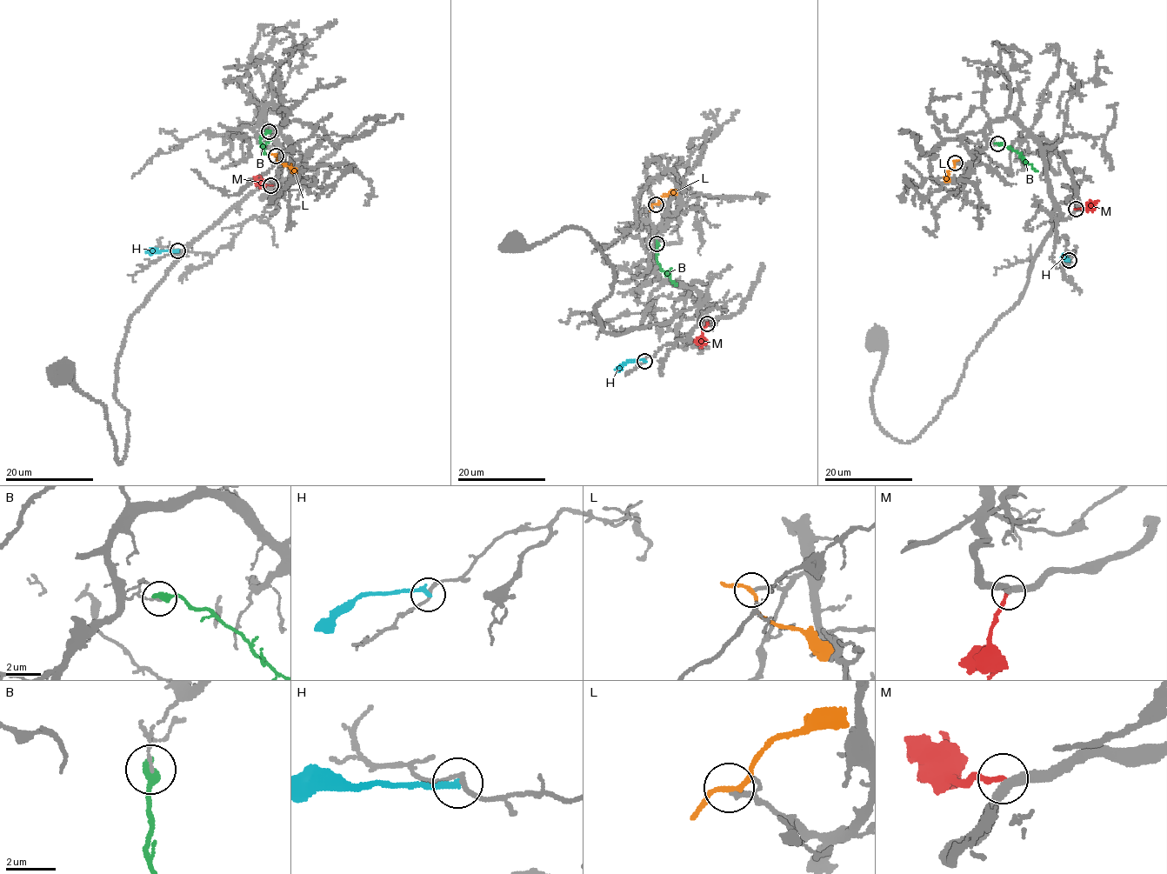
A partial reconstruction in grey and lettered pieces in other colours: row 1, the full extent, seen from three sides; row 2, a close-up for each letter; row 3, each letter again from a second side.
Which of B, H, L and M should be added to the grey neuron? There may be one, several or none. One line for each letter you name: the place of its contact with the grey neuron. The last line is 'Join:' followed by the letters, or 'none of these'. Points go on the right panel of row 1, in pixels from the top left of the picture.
Join: none of these

